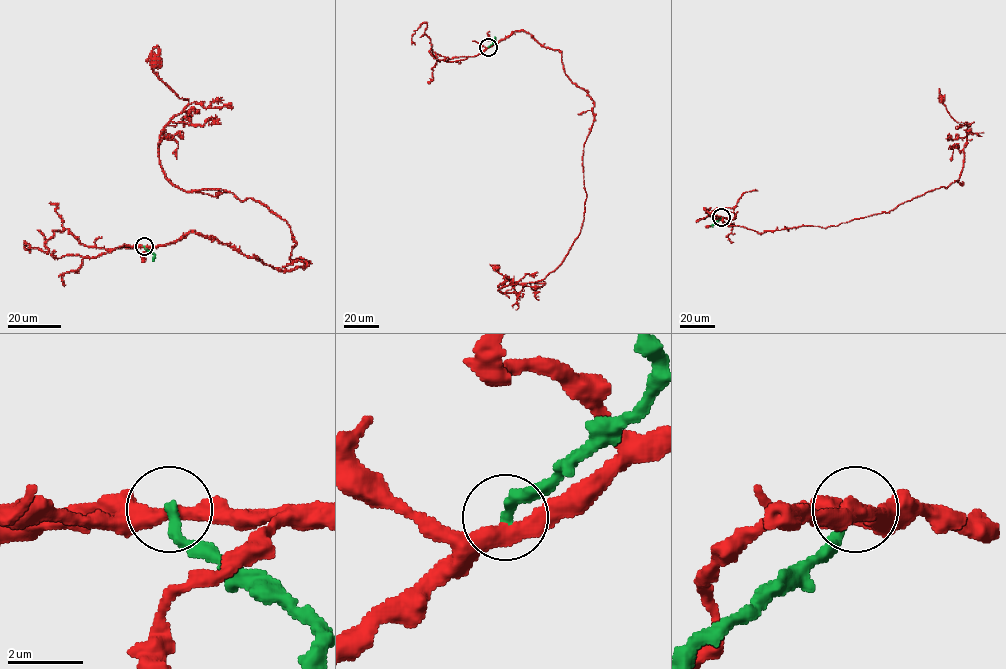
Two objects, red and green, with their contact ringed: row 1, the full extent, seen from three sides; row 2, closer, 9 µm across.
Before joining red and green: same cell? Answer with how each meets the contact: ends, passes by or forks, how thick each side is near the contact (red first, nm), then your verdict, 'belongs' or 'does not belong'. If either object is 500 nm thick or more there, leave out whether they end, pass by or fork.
red passes by; green ends there; 400 nm thick on the red side, 280 nm on the other; does not belong

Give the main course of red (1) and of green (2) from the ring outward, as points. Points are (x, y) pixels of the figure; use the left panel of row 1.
1: (144, 246), (191, 231), (281, 271), (308, 266), (259, 201), (166, 177), (159, 135), (189, 102), (155, 62)
2: (144, 246), (154, 255), (152, 261)

